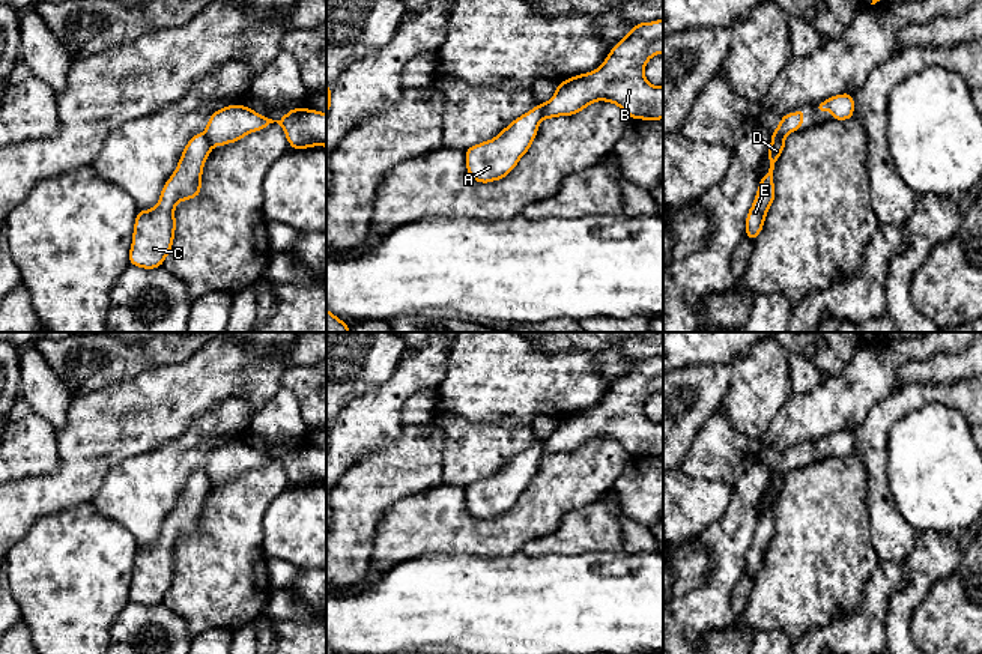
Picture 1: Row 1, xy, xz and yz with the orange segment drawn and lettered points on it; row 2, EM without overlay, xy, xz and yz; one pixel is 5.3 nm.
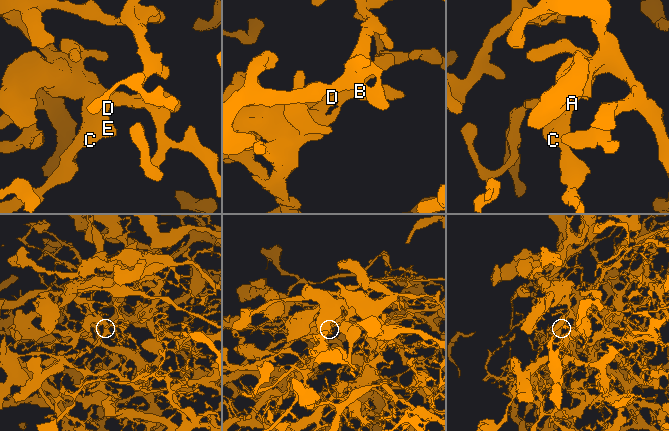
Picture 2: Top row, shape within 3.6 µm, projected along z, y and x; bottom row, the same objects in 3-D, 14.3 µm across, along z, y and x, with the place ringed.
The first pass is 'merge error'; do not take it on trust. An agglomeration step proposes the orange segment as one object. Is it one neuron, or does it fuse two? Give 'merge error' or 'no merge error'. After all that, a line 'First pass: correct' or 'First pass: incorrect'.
merge error
First pass: correct

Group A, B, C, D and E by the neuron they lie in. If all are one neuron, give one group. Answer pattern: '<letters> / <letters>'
A C D E / B

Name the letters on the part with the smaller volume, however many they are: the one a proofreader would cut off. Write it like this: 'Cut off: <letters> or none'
Cut off: A, C, D, E

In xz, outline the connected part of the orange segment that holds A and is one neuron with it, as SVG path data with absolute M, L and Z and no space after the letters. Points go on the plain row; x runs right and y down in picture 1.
M538 441L513 457L495 475L466 486L468 511L480 520L499 517L510 511L529 487L541 456L543 441Z

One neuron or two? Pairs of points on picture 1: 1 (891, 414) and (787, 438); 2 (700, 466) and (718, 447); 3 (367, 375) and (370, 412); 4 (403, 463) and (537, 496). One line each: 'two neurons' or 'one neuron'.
1: two neurons
2: one neuron
3: two neurons
4: two neurons

